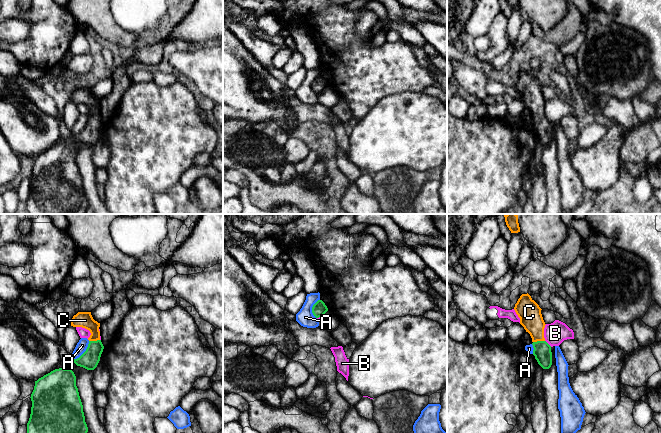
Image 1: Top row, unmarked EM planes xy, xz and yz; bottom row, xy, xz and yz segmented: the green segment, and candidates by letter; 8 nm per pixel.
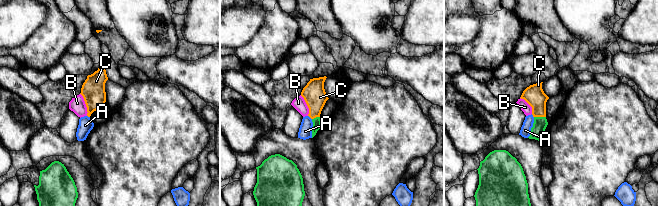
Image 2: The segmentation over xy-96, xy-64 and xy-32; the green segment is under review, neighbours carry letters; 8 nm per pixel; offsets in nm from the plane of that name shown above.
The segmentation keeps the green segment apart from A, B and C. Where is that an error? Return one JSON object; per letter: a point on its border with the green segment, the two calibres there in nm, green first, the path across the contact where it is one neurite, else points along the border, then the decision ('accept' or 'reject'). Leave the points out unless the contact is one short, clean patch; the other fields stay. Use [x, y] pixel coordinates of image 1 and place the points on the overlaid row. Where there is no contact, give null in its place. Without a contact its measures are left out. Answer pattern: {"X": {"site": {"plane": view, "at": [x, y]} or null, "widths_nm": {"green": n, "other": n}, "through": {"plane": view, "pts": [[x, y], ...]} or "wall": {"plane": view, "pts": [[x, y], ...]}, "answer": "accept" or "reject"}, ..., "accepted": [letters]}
{"A": {"site": {"plane": "xy", "at": [85, 351]}, "widths_nm": {"green": 150, "other": 90}, "answer": "reject"}, "B": {"site": {"plane": "yz", "at": [547, 343]}, "widths_nm": {"green": 140, "other": 180}, "wall": {"plane": "yz", "pts": [[545, 340], [551, 346]]}, "answer": "reject"}, "C": {"site": {"plane": "yz", "at": [538, 341]}, "widths_nm": {"green": 140, "other": 190}, "answer": "accept"}, "accepted": ["C"]}

